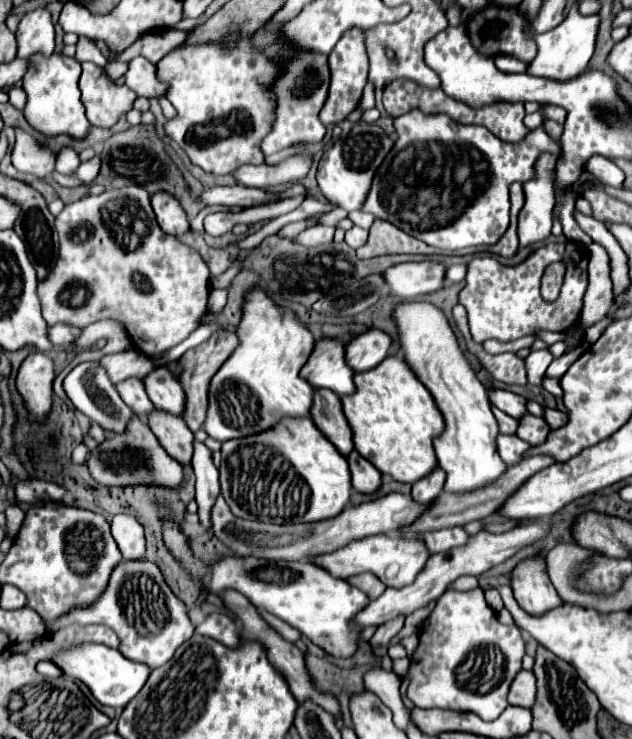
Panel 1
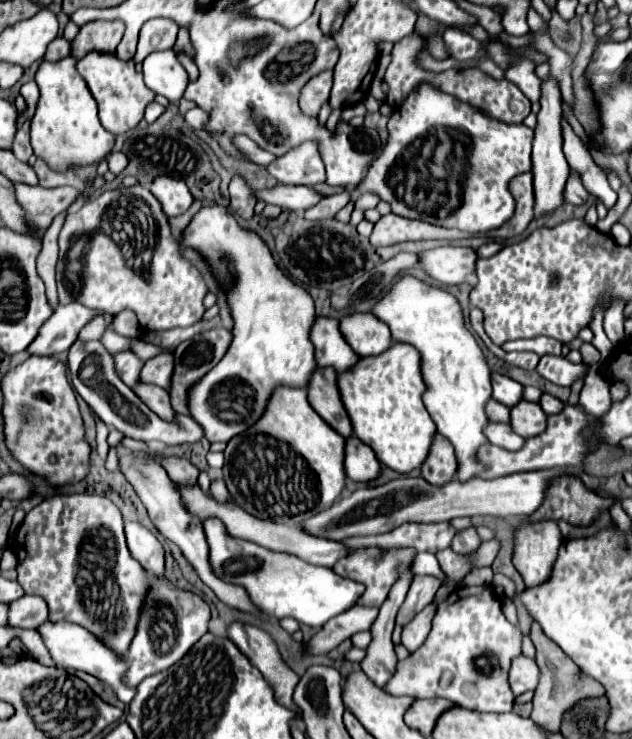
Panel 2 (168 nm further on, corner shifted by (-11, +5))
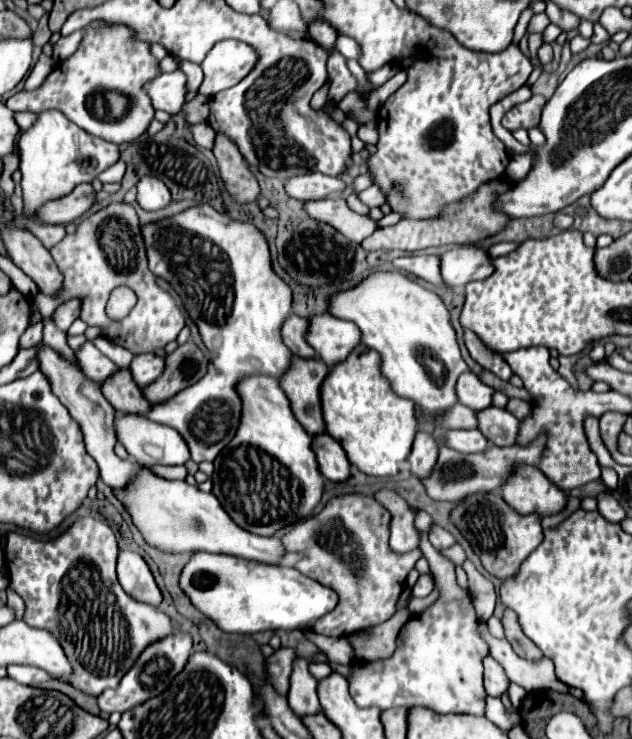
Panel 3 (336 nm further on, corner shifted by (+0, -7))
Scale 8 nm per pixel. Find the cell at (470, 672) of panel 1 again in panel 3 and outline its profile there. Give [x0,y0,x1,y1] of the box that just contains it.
[349,540,489,716]

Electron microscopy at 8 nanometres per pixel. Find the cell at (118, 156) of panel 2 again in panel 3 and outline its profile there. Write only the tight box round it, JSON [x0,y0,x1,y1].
[97,160,125,184]

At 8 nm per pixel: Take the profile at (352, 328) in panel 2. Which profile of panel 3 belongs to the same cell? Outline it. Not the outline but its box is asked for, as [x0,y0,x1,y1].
[309,314,361,368]

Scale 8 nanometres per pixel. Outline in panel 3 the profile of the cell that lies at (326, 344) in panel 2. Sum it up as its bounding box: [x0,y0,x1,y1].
[281,316,317,358]

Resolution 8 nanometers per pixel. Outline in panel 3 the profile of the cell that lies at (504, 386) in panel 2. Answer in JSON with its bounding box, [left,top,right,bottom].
[457,372,495,410]

